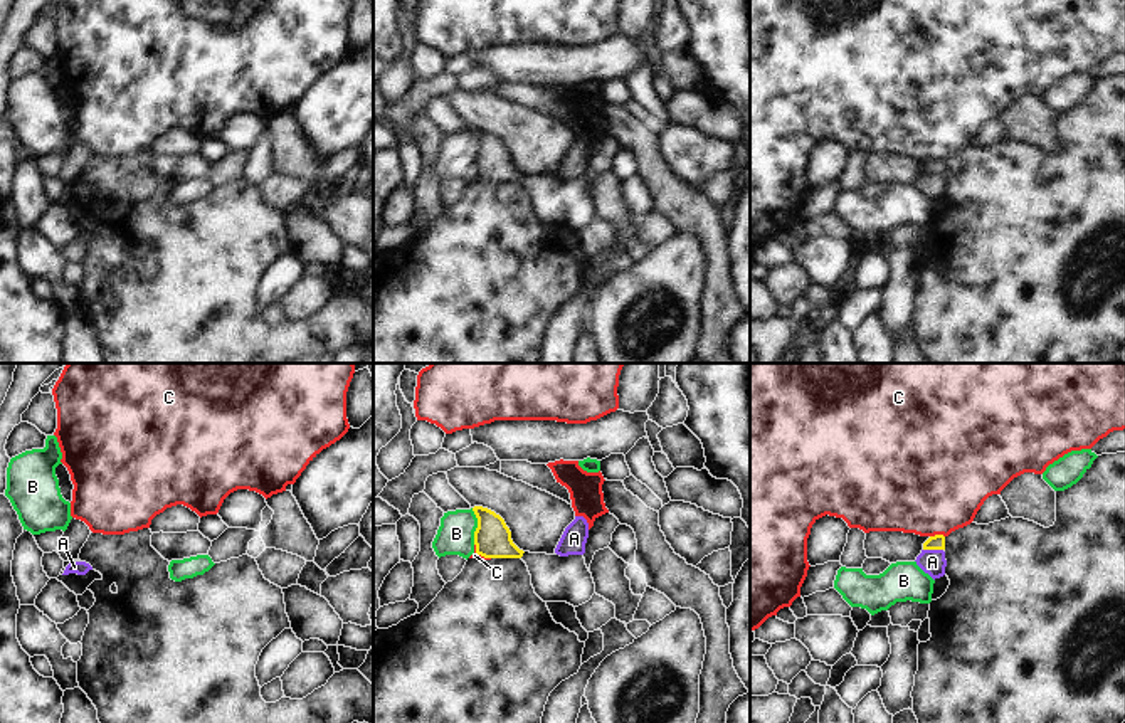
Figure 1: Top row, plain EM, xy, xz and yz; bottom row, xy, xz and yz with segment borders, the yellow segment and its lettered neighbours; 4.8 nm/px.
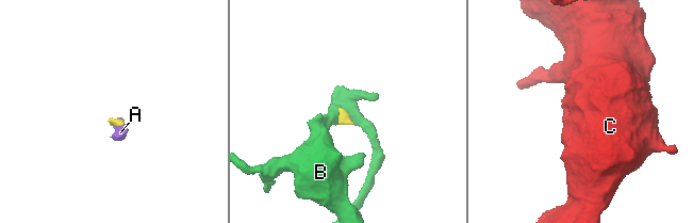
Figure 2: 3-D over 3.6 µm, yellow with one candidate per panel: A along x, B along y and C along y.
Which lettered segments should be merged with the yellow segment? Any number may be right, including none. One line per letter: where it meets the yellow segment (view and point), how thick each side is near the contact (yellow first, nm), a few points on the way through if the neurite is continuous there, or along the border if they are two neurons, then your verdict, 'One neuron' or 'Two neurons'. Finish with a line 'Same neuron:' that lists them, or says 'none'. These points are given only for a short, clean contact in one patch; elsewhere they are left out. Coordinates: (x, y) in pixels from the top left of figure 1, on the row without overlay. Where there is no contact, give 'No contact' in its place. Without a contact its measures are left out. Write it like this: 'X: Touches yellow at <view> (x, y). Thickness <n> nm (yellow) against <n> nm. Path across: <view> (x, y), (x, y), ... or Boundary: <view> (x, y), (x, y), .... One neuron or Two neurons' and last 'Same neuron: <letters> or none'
A: Touches yellow at yz (934, 172). Thickness 70 nm (yellow) against 120 nm. Boundary: yz (924, 172), (942, 174). Two neurons
B: Touches yellow at xz (478, 150). Thickness 180 nm (yellow) against 180 nm. Boundary: xz (471, 131), (476, 142), (475, 167). Two neurons
C: Touches yellow at yz (937, 158). Thickness 70 nm (yellow) against 500 nm. Boundary: yz (944, 158), (930, 160). Two neurons
Same neuron: none

